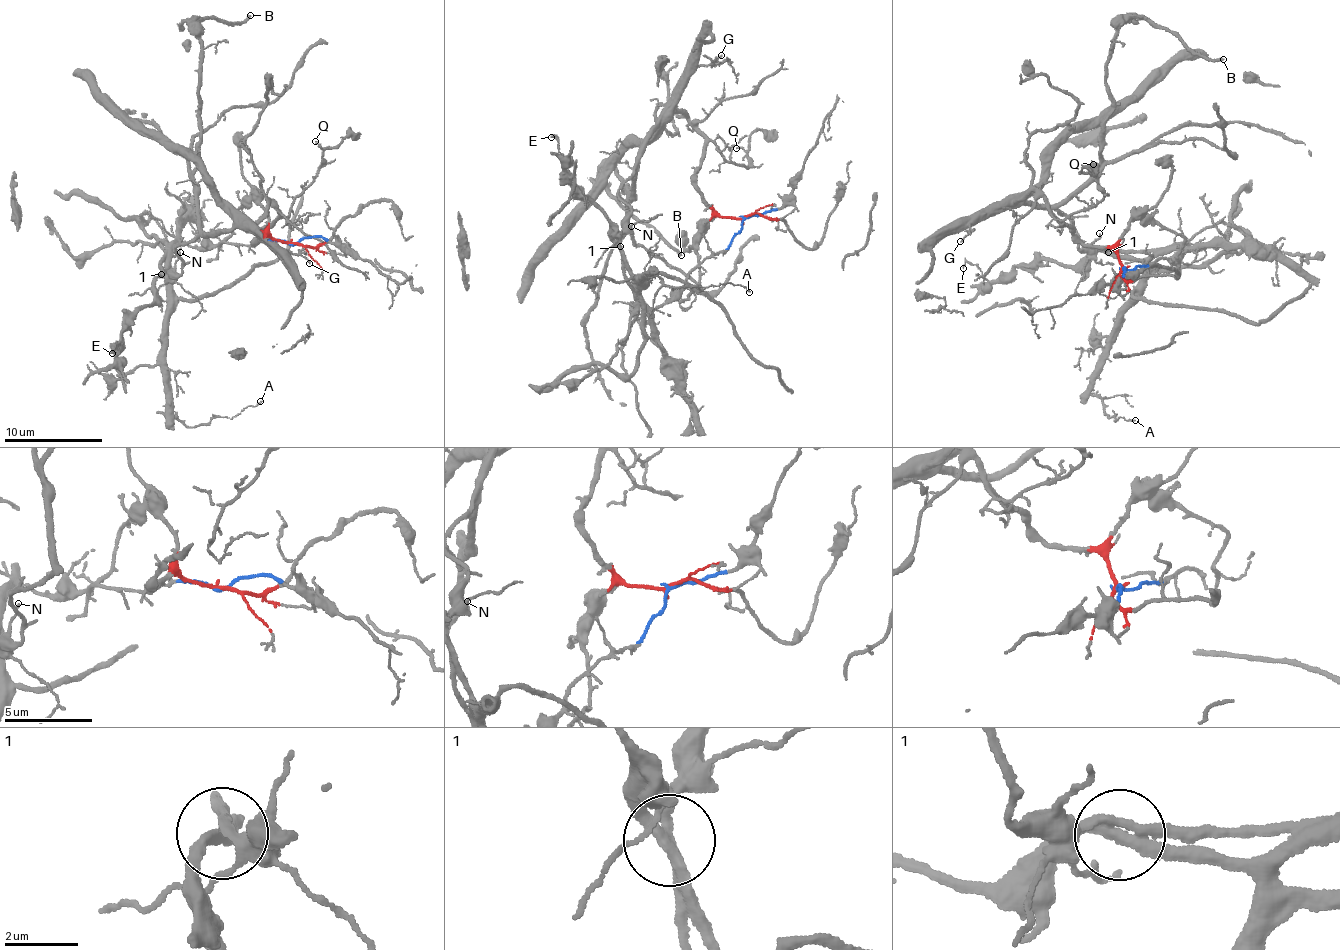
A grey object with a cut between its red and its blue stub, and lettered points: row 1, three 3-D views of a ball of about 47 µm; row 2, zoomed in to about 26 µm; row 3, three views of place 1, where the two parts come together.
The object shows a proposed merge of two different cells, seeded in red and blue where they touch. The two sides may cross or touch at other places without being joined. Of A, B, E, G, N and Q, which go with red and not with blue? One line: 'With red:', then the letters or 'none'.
With red: B, G, N, Q

